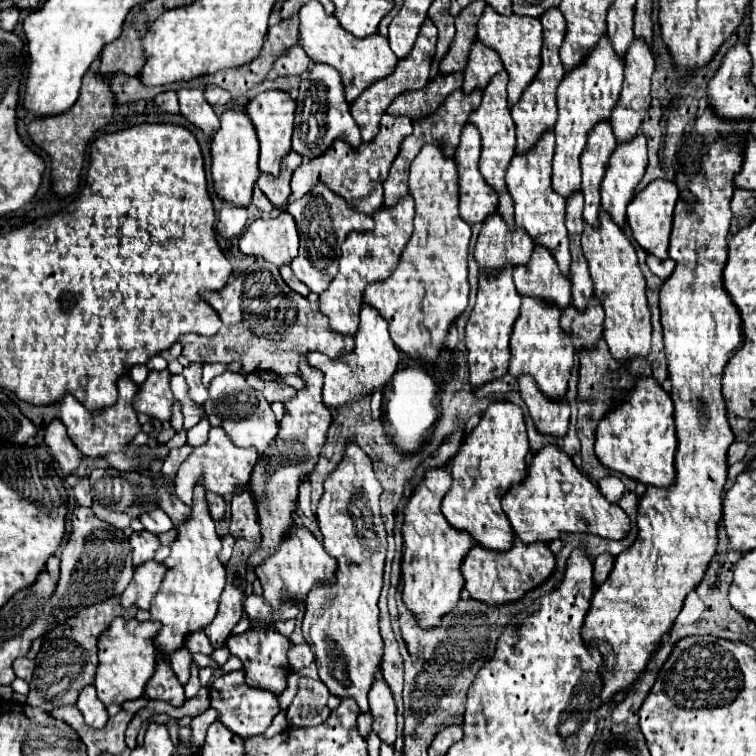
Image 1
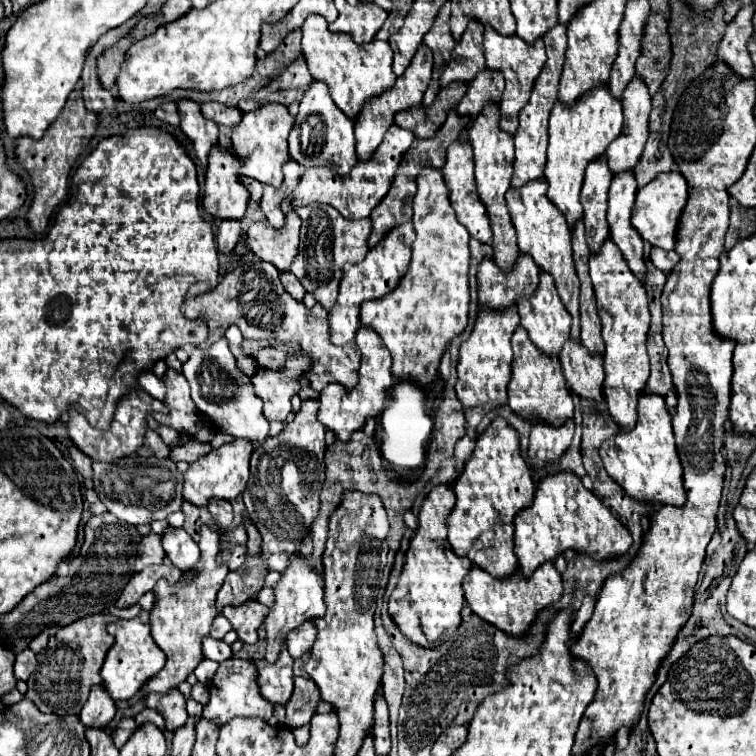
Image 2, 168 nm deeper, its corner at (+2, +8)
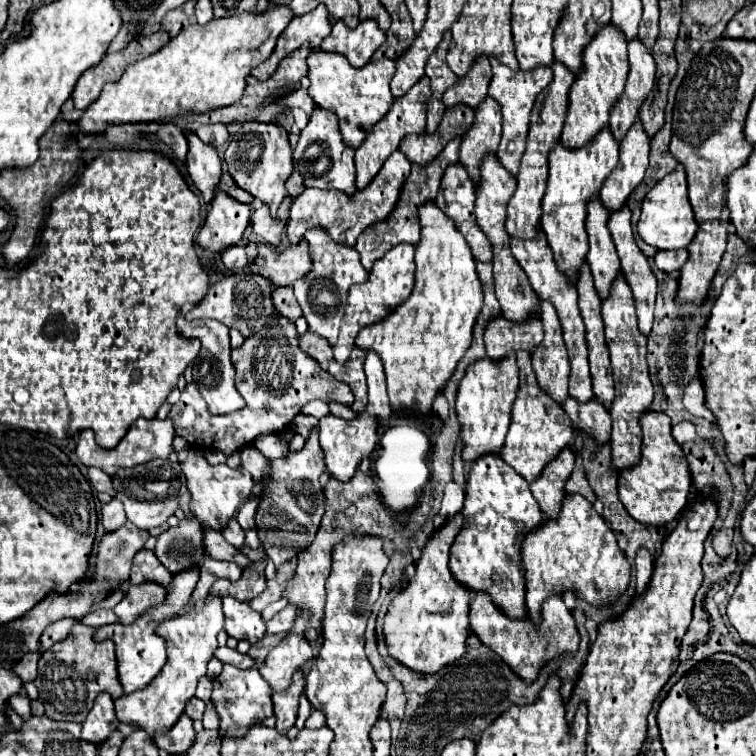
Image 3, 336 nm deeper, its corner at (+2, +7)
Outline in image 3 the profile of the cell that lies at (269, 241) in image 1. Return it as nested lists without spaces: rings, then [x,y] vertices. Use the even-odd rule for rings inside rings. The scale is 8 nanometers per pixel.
[[[301,239],[297,245],[287,247],[271,247],[265,243],[257,243],[257,249],[259,255],[253,263],[259,267],[259,273],[271,277],[277,287],[293,285],[293,281],[303,277],[311,267],[305,239]]]

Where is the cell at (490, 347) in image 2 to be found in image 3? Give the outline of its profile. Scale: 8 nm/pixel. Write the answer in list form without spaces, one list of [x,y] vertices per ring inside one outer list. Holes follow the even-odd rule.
[[[515,351],[501,359],[489,359],[489,355],[475,359],[457,389],[457,417],[461,421],[461,439],[463,439],[463,459],[471,463],[471,459],[479,459],[487,453],[499,453],[509,423],[511,423],[511,405],[519,387],[519,369],[515,363]]]

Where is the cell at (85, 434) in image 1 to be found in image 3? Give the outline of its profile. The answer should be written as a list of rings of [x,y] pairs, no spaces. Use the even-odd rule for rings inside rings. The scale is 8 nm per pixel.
[[[137,419],[125,433],[125,437],[119,441],[117,447],[113,449],[101,449],[95,441],[93,431],[83,429],[77,435],[77,457],[83,465],[87,467],[97,467],[101,471],[105,471],[107,475],[113,475],[113,471],[117,471],[117,467],[133,467],[137,463],[145,463],[153,457],[161,457],[165,459],[171,451],[173,451],[173,437],[175,437],[175,429],[173,429],[173,421],[171,419]]]

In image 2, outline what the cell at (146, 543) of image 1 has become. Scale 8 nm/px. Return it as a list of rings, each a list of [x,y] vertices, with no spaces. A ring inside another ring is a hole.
[[[149,534],[141,540],[135,572],[141,572],[145,566],[151,566],[151,564],[163,564],[163,558],[165,558],[165,550],[161,546],[161,536]]]

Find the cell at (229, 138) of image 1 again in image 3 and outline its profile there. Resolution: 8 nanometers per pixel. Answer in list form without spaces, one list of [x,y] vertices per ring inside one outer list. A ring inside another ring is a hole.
[[[217,189],[209,205],[205,225],[197,235],[197,243],[203,249],[223,251],[225,247],[241,241],[241,235],[249,225],[249,217],[251,217],[249,205]]]

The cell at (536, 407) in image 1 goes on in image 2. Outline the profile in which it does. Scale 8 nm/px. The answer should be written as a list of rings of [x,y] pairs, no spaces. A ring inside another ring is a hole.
[[[573,420],[565,422],[559,428],[541,424],[541,422],[533,424],[531,442],[529,442],[529,450],[527,450],[531,468],[539,470],[539,468],[547,468],[549,464],[557,462],[561,458],[561,454],[565,454],[565,450],[571,446],[573,432],[575,432]]]

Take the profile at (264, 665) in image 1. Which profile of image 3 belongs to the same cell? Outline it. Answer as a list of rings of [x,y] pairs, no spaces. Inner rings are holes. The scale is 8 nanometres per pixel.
[[[301,669],[295,671],[293,683],[285,691],[275,691],[273,693],[273,707],[275,707],[275,717],[277,717],[277,731],[285,733],[297,717],[297,705],[299,705],[299,695],[305,685],[305,675]]]

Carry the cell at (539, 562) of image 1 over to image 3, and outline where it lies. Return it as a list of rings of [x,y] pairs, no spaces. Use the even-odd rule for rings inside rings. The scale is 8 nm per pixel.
[[[475,591],[471,609],[469,609],[469,621],[471,621],[471,631],[479,635],[483,643],[487,643],[493,651],[497,651],[517,675],[525,677],[525,681],[537,679],[537,673],[543,663],[553,659],[555,655],[569,651],[575,653],[579,647],[579,633],[575,629],[575,619],[571,611],[565,607],[561,595],[553,593],[543,601],[541,607],[541,621],[539,623],[529,623],[529,619],[513,619],[507,617],[485,591]]]

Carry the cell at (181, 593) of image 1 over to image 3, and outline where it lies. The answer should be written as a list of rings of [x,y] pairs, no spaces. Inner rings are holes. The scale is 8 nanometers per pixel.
[[[209,597],[201,605],[193,605],[191,611],[165,619],[157,625],[157,635],[167,645],[167,663],[161,669],[161,675],[153,679],[145,691],[121,695],[115,701],[115,715],[121,723],[137,723],[151,737],[159,731],[167,731],[183,713],[185,703],[195,695],[197,681],[207,673],[207,663],[217,649],[217,633],[223,629],[223,611],[221,597]]]

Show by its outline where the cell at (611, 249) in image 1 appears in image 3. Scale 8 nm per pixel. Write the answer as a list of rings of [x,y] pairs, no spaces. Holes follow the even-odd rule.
[[[623,273],[617,275],[609,295],[603,299],[601,315],[605,321],[605,337],[607,337],[607,345],[611,353],[611,369],[613,369],[613,381],[615,381],[615,399],[611,403],[609,413],[613,419],[613,431],[611,431],[613,465],[619,471],[621,467],[631,467],[639,459],[639,453],[641,453],[639,415],[645,409],[649,409],[653,401],[653,383],[649,379],[647,361],[645,361],[647,337],[637,327],[635,299]]]

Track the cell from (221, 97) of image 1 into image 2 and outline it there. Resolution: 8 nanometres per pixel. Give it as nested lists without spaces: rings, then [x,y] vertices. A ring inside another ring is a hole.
[[[217,102],[203,104],[201,110],[205,112],[205,118],[211,118],[215,124],[221,124],[221,126],[235,126],[241,120],[241,112],[237,108],[225,108]]]

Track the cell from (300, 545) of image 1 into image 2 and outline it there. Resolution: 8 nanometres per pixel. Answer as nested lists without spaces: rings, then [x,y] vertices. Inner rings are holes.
[[[293,554],[289,560],[289,568],[283,572],[277,588],[275,588],[275,606],[271,608],[269,616],[265,618],[265,626],[267,626],[267,652],[265,652],[265,660],[269,664],[273,664],[283,646],[287,644],[287,636],[289,632],[293,632],[295,628],[299,628],[305,622],[313,622],[319,616],[325,616],[325,600],[323,600],[325,588],[323,588],[323,574],[319,570],[313,570],[309,566],[309,560]]]

